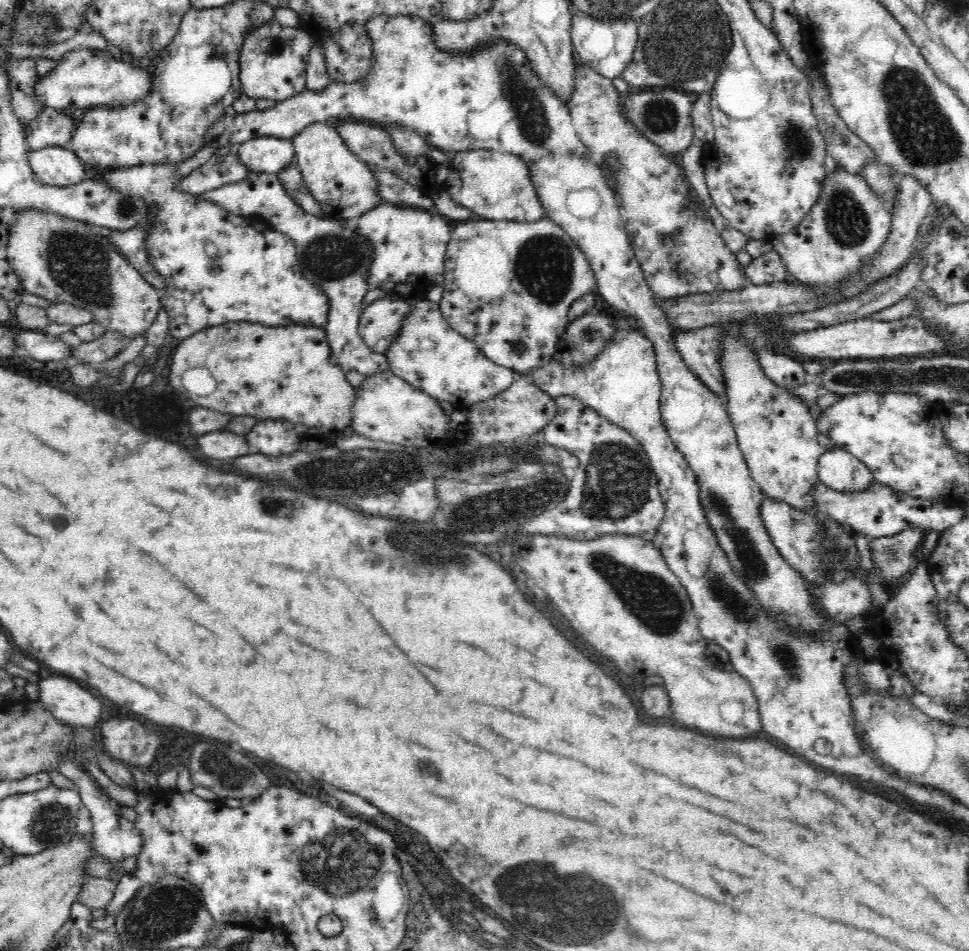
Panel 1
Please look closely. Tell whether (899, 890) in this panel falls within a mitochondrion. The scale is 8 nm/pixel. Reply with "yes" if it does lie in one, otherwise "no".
no

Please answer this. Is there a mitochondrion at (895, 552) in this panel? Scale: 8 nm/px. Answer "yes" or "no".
yes

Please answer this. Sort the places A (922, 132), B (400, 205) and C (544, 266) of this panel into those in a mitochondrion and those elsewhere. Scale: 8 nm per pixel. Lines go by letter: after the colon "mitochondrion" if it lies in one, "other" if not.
A: mitochondrion
B: other
C: mitochondrion

